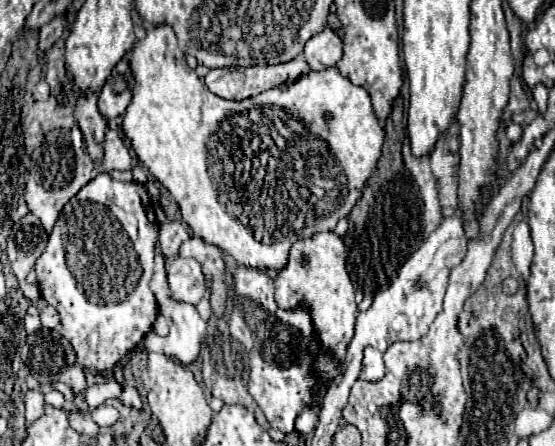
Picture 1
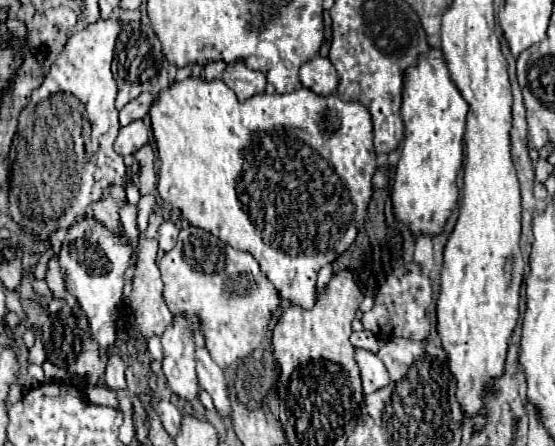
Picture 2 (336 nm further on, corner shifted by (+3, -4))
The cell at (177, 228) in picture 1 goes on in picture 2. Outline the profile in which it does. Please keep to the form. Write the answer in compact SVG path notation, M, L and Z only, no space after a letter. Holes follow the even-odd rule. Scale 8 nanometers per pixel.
M163 222L159 226L159 234L157 234L157 242L159 242L159 248L163 252L169 252L173 250L175 242L177 242L177 234L179 234L179 228L173 224L173 222Z

